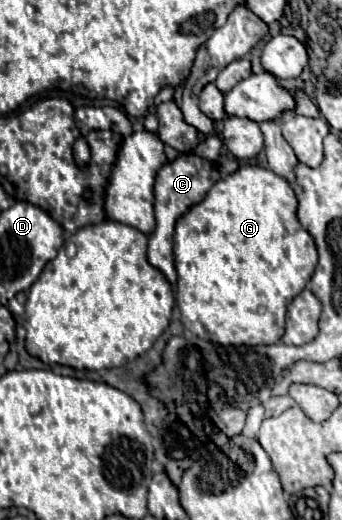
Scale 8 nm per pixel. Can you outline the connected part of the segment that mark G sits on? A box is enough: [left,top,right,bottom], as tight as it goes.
[175,164,317,346]

